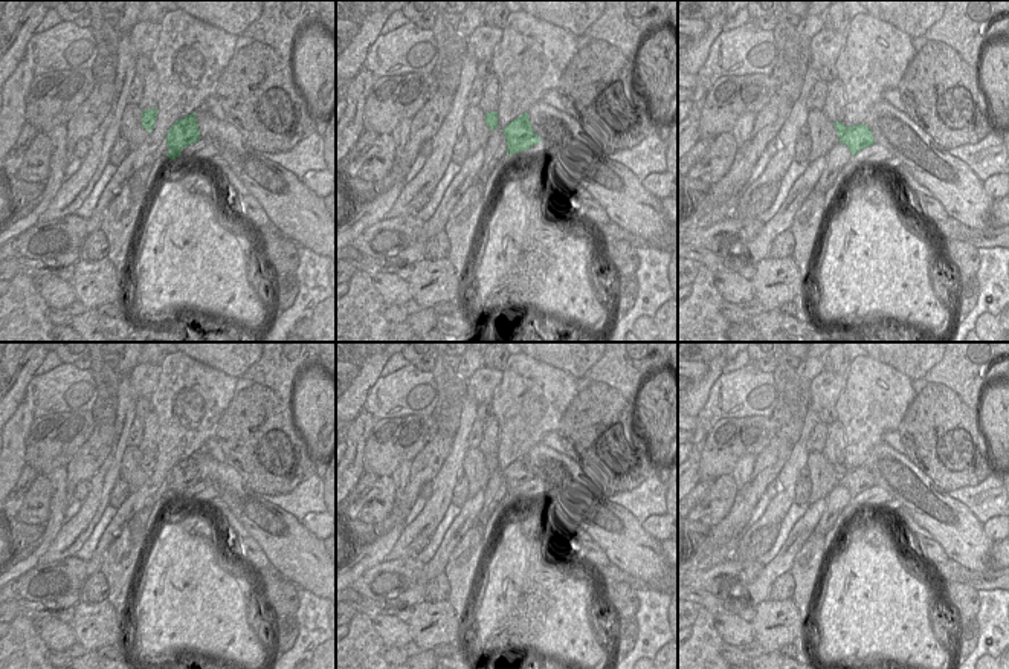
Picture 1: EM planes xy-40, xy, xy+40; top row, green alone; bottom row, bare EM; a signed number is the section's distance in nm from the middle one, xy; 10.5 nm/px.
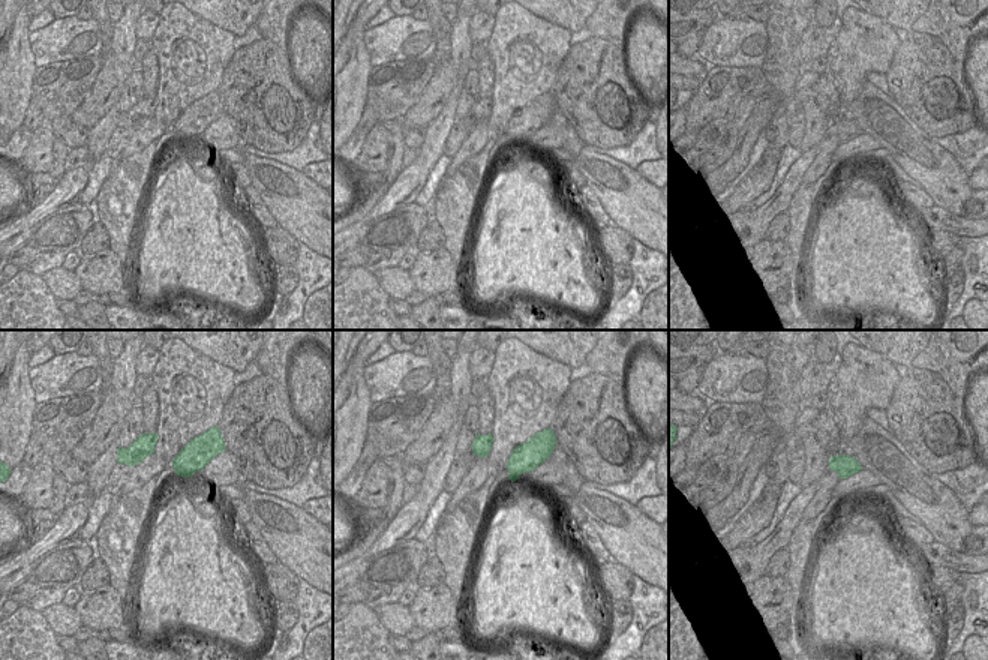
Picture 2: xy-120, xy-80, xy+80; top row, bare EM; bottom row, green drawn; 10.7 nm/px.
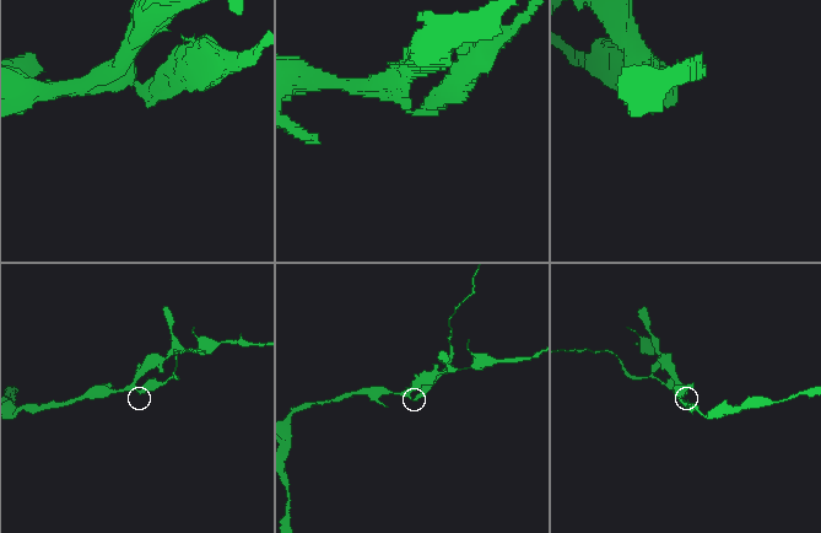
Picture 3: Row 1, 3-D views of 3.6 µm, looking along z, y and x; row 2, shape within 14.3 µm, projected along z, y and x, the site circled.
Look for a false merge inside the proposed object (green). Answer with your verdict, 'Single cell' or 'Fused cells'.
Fused cells

